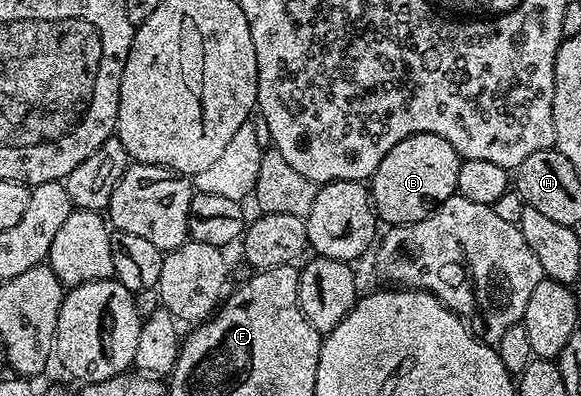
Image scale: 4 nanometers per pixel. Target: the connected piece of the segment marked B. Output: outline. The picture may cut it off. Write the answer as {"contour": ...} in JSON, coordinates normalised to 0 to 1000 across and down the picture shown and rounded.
{"contour":[[[706,338],[690,364],[676,364],[635,452],[647,543],[673,571],[699,571],[702,561],[725,556],[785,487],[792,407],[780,364],[750,338]]]}

